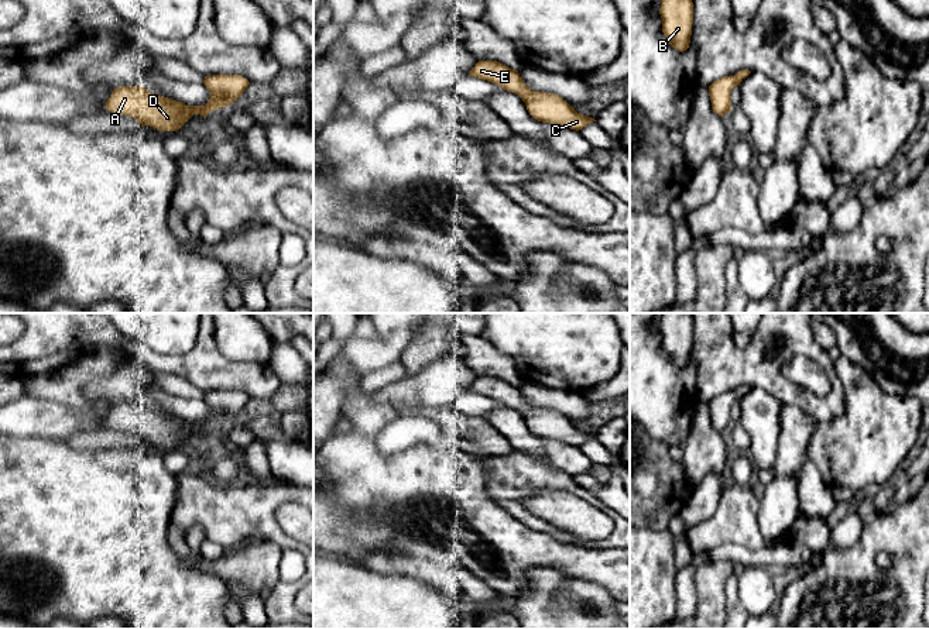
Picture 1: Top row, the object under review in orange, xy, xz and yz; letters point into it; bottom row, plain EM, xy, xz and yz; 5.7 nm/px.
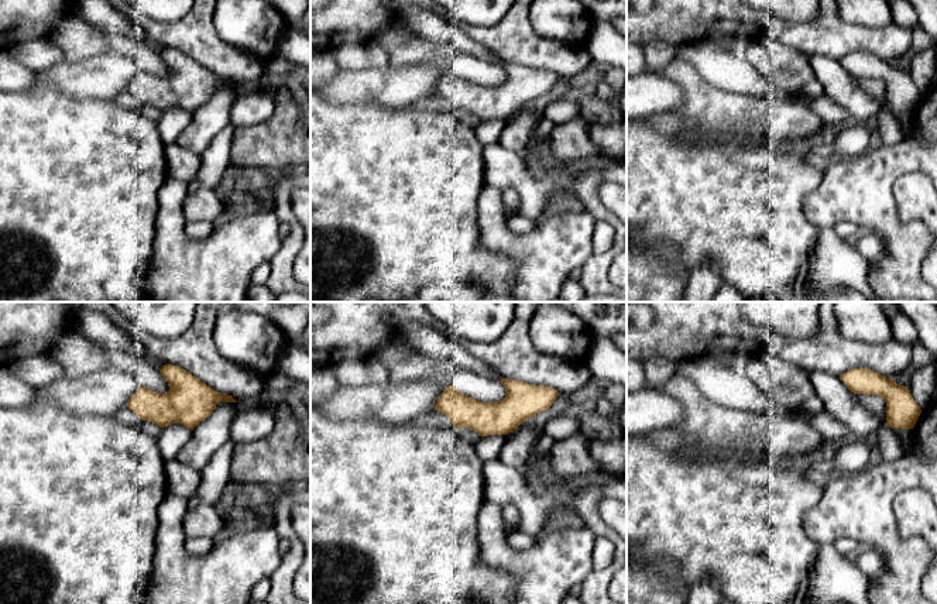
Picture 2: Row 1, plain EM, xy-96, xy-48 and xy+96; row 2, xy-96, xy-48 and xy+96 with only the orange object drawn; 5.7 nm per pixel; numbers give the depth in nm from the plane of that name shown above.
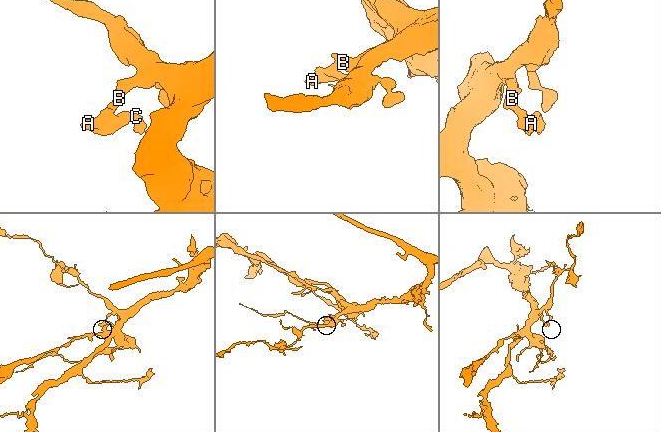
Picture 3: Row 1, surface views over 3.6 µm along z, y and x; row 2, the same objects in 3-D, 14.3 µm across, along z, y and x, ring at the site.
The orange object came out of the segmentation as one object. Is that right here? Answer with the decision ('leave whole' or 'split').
split

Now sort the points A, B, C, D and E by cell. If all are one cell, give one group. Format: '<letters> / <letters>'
A B D E / C

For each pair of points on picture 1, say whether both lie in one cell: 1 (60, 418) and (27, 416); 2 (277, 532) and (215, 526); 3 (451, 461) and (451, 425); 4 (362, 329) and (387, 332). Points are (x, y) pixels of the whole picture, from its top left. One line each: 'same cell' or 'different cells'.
1: same cell
2: same cell
3: different cells
4: different cells

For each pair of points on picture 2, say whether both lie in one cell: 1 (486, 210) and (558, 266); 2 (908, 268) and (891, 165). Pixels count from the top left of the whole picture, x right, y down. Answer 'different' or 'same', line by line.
1: same
2: same

